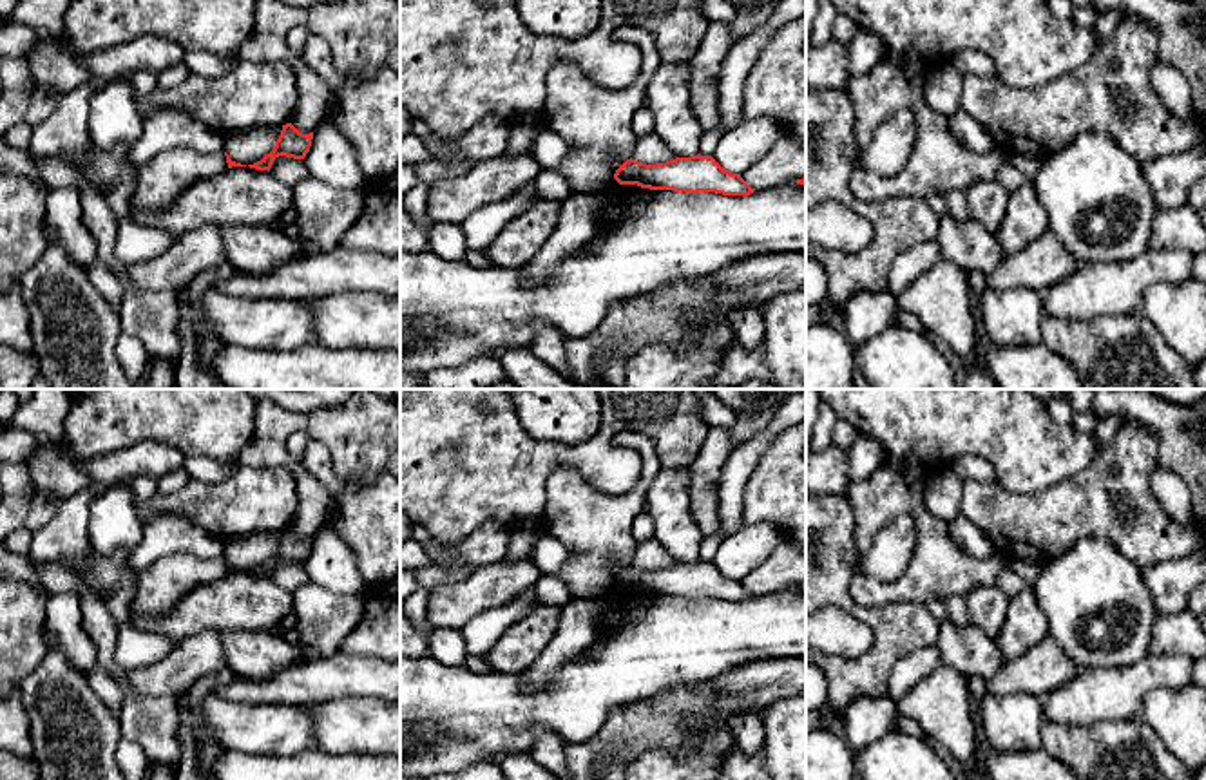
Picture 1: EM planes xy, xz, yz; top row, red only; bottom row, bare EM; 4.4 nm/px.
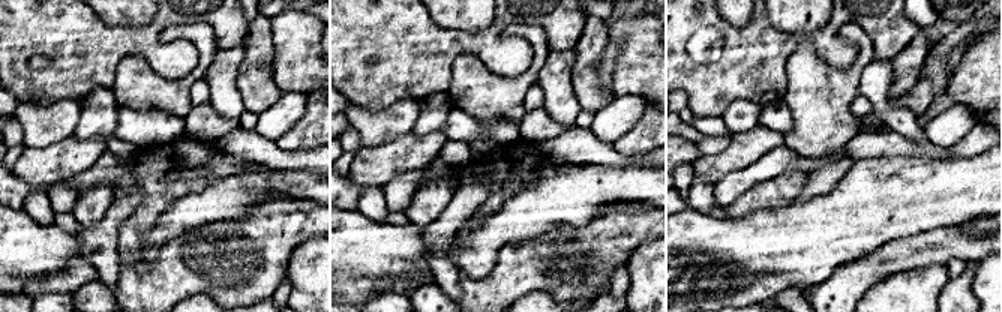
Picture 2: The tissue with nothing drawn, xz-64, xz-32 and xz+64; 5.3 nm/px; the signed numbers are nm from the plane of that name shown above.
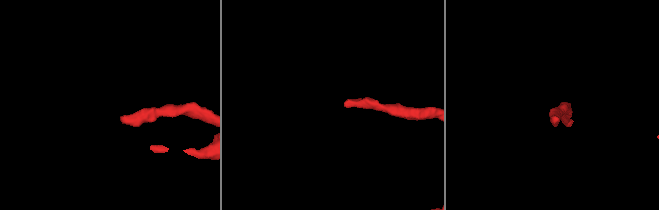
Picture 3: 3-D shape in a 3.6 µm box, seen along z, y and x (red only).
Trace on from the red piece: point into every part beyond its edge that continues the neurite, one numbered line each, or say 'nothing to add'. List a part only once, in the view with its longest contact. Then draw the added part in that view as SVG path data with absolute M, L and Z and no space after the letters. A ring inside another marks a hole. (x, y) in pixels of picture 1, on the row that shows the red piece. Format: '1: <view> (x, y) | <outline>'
nothing to add

